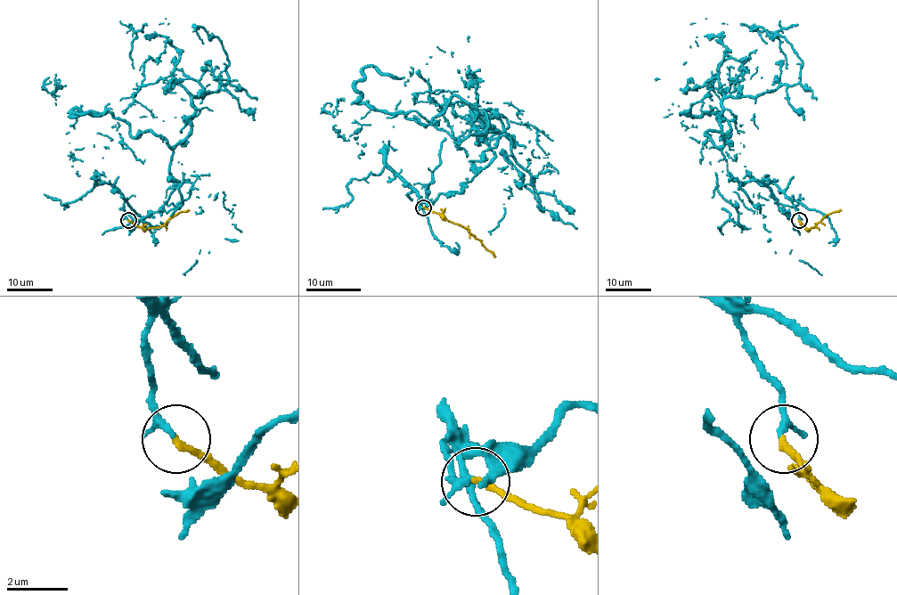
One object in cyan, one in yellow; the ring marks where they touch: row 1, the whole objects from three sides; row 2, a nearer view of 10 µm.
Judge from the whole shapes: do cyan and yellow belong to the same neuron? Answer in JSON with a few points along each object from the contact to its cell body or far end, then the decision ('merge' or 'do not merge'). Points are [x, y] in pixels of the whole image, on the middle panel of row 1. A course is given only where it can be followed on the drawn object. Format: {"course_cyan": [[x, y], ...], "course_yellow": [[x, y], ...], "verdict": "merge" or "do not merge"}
{"course_cyan": [[423, 207], [490, 162], [472, 122], [502, 116], [441, 104], [411, 68], [416, 98], [400, 101], [393, 126]], "course_yellow": [[423, 207], [459, 224], [495, 257]], "verdict": "merge"}

